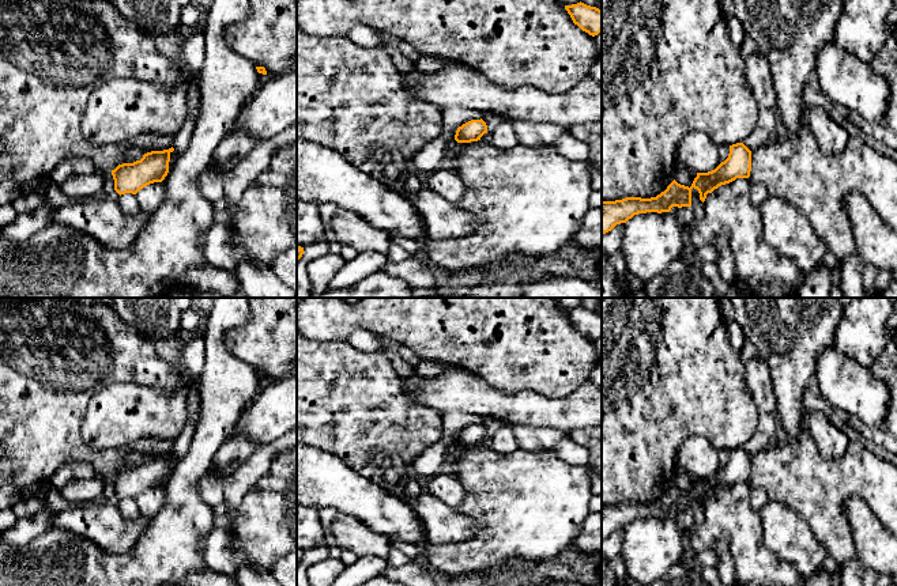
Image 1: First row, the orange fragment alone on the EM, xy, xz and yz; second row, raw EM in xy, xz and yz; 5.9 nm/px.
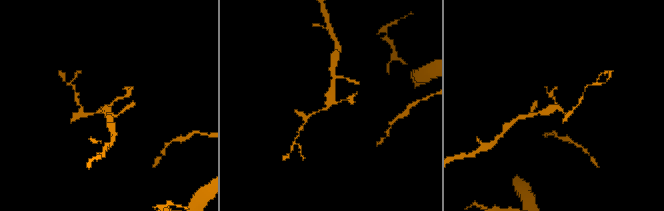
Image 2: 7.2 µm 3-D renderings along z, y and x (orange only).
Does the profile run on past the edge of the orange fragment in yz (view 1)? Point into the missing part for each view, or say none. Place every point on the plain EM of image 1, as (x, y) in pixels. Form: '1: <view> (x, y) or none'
1: none

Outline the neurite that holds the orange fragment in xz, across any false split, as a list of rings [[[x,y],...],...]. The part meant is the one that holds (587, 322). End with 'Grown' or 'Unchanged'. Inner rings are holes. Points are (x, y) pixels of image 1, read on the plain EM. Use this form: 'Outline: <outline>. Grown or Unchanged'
Outline: [[[580,306],[577,309],[565,310],[565,314],[570,320],[573,328],[583,336],[592,341],[602,337],[602,315],[599,313]]]. Unchanged

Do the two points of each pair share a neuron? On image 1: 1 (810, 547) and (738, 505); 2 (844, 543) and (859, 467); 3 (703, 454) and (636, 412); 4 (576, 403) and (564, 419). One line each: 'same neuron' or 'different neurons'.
1: different neurons
2: same neuron
3: different neurons
4: same neuron

